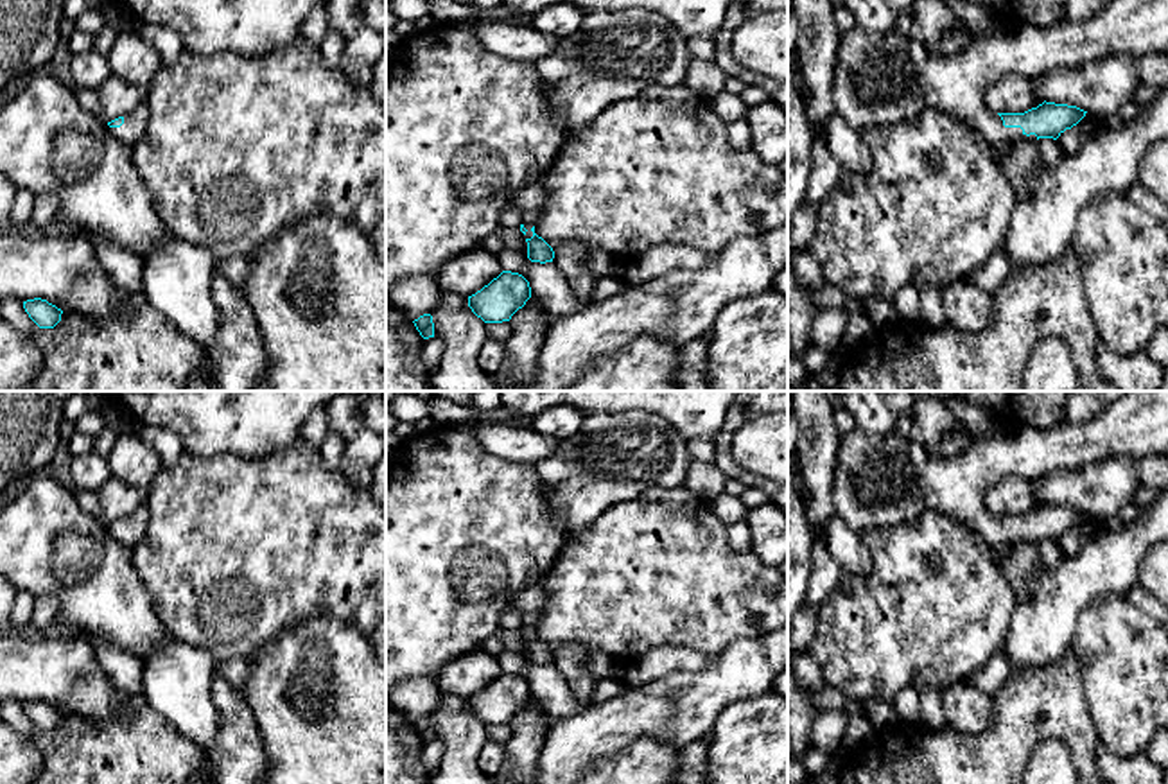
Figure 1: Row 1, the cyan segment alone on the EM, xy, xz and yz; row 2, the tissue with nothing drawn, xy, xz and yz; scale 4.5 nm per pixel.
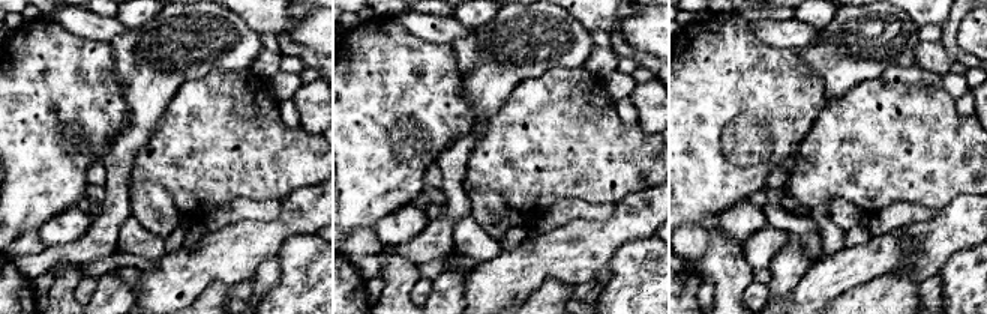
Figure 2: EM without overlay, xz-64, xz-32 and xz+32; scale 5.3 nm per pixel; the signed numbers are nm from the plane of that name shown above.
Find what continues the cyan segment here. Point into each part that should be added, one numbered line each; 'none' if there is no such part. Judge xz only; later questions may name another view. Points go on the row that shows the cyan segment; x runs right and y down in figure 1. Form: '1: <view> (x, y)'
1: xz (530, 200)

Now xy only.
1: xy (135, 124)

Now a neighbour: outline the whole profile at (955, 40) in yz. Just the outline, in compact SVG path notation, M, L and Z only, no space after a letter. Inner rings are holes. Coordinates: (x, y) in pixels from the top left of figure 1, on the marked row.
M956 25L946 30L937 41L926 45L926 50L933 56L953 56L972 43L976 34L972 34L965 25Z

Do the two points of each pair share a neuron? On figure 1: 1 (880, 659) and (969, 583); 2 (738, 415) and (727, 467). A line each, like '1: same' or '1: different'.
1: same
2: same

